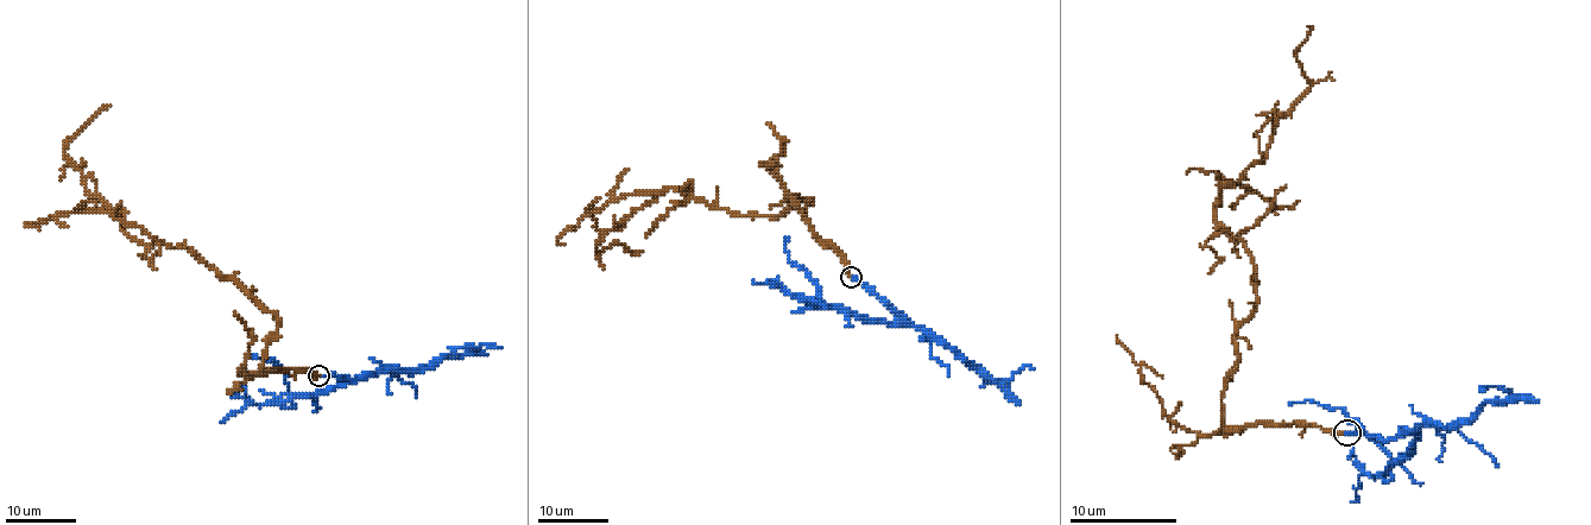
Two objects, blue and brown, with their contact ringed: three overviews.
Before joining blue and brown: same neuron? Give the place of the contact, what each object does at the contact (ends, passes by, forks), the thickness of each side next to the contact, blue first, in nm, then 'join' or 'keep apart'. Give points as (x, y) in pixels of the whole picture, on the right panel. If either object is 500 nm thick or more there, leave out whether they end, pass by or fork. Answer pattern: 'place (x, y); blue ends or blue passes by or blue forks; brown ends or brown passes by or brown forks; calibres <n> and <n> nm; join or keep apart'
place (1346, 432); blue ends; brown ends; calibres 240 and 300 nm; join

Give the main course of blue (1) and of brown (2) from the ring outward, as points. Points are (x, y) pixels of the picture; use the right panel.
1: (1348, 431), (1386, 440), (1412, 431), (1412, 448), (1399, 461), (1390, 461), (1339, 408), (1305, 399), (1288, 405)
2: (1348, 431), (1224, 424), (1256, 267), (1213, 209), (1309, 80), (1296, 50), (1307, 26)

